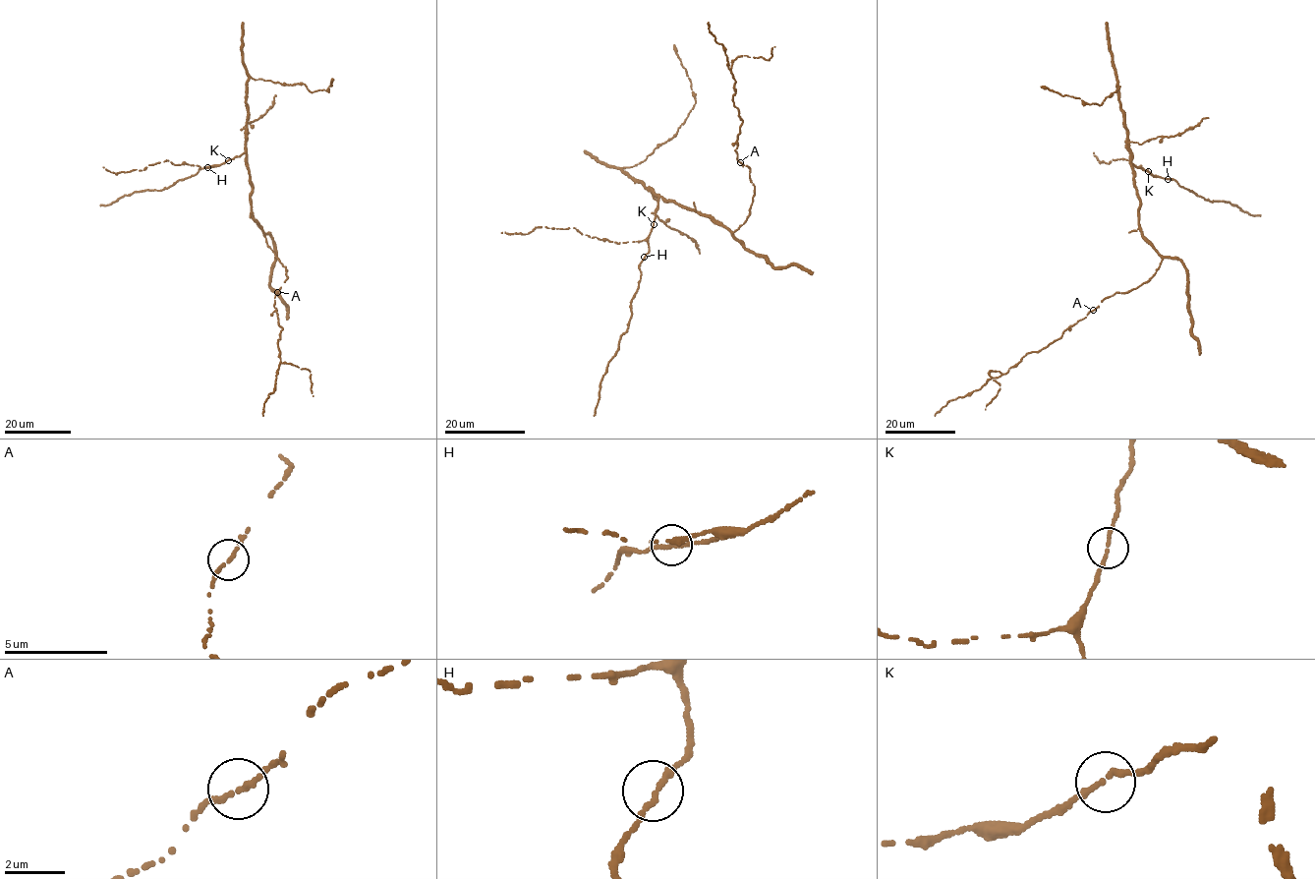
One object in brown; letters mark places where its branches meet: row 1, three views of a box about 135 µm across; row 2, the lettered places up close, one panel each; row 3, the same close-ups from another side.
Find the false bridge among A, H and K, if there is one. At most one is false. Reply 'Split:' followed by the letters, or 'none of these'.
Split: none of these

